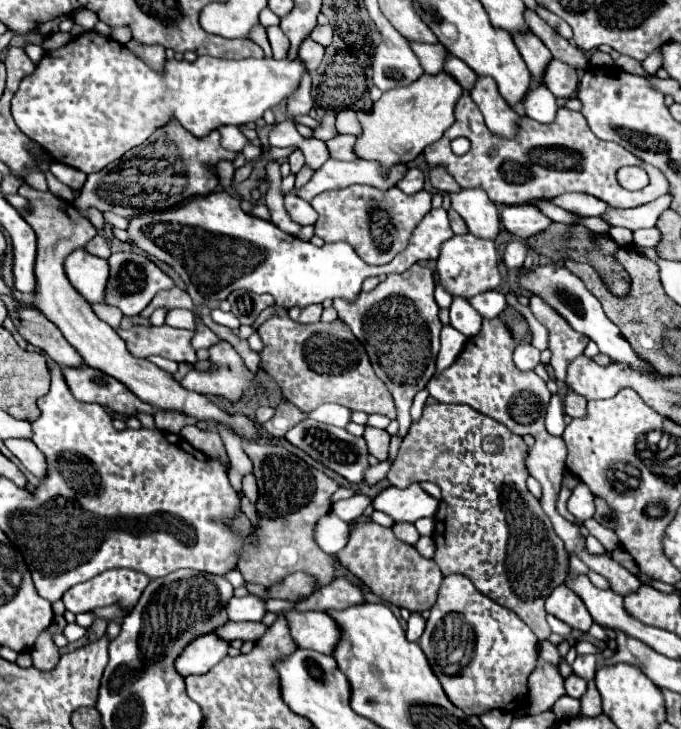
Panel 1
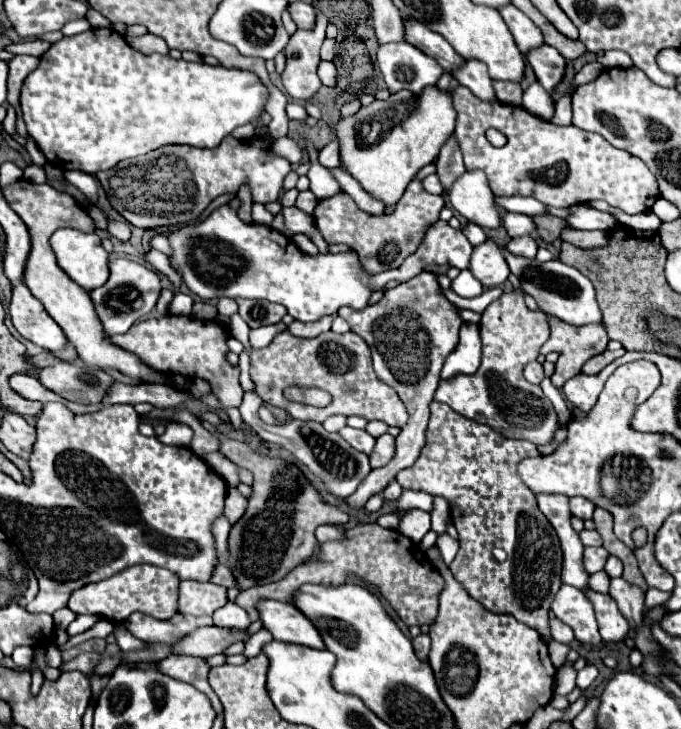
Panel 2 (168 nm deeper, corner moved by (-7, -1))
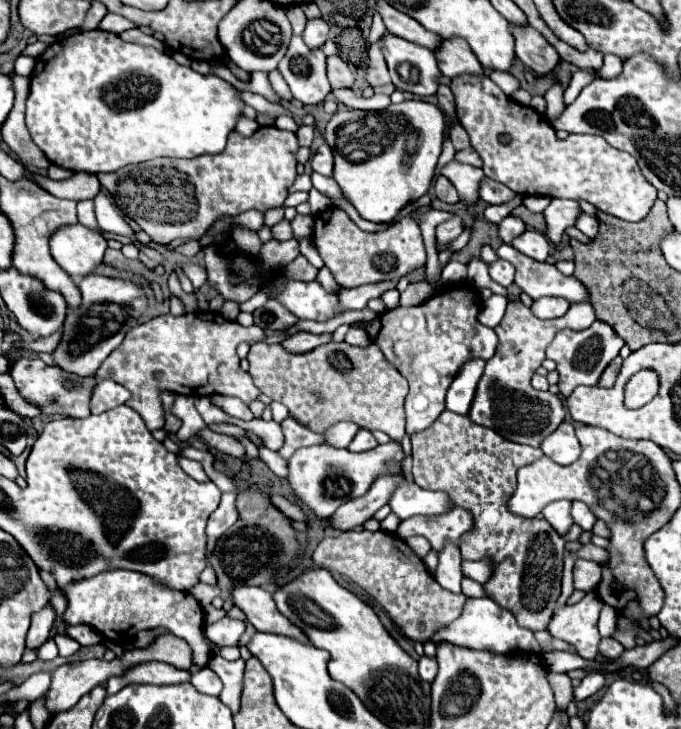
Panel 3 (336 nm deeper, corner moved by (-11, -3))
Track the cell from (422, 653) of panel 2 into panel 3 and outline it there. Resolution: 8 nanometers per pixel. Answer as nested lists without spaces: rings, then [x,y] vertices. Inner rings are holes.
[[[423,655],[419,659],[419,675],[421,675],[421,679],[427,679],[431,683],[437,675],[437,659]]]

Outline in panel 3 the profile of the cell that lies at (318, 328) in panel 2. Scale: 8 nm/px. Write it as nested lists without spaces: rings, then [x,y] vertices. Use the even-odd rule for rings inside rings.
[[[299,331],[299,333],[289,335],[281,345],[291,353],[307,353],[307,351],[327,343],[327,341],[331,341],[331,333],[315,335],[315,333],[309,333],[309,331]]]

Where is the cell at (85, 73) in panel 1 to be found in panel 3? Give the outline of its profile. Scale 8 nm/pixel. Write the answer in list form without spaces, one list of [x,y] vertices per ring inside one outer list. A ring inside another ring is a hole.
[[[81,31],[77,35],[65,37],[65,39],[57,39],[57,43],[53,43],[51,47],[45,49],[45,53],[41,57],[37,57],[35,63],[35,73],[31,73],[31,89],[29,89],[29,97],[27,97],[27,111],[25,111],[25,123],[27,129],[35,141],[35,145],[47,155],[47,159],[53,165],[59,165],[63,169],[71,169],[73,173],[107,173],[107,171],[115,171],[121,169],[125,165],[133,165],[133,163],[141,163],[141,161],[149,161],[149,159],[157,159],[157,157],[197,157],[203,153],[221,153],[225,149],[227,143],[227,135],[235,129],[239,117],[243,115],[245,109],[245,101],[241,99],[241,91],[237,87],[233,87],[231,83],[227,83],[225,79],[209,73],[209,75],[201,75],[197,71],[193,71],[191,67],[179,65],[171,55],[161,53],[153,47],[143,47],[143,45],[135,45],[135,43],[127,43],[123,41],[119,35],[109,33],[109,31]]]

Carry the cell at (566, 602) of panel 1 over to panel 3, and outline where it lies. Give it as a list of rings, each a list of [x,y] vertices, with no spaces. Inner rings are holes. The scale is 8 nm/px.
[[[587,593],[579,603],[559,607],[547,625],[547,631],[553,637],[571,643],[581,657],[595,659],[597,645],[601,641],[601,635],[597,631],[601,607],[603,601],[595,593]]]

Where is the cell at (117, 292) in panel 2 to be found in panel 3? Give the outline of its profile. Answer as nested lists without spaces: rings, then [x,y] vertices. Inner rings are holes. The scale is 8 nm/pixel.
[[[87,275],[85,279],[81,279],[79,289],[83,301],[77,309],[69,309],[63,325],[63,339],[53,357],[65,371],[71,371],[75,375],[95,375],[103,359],[115,347],[119,347],[129,329],[139,323],[139,317],[147,311],[149,303],[141,285],[121,277]]]

